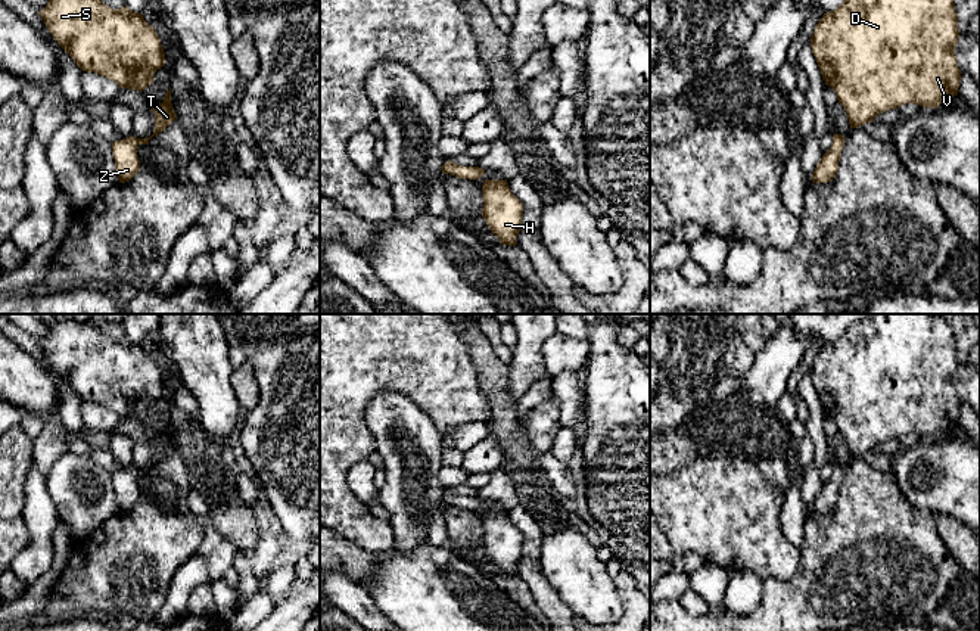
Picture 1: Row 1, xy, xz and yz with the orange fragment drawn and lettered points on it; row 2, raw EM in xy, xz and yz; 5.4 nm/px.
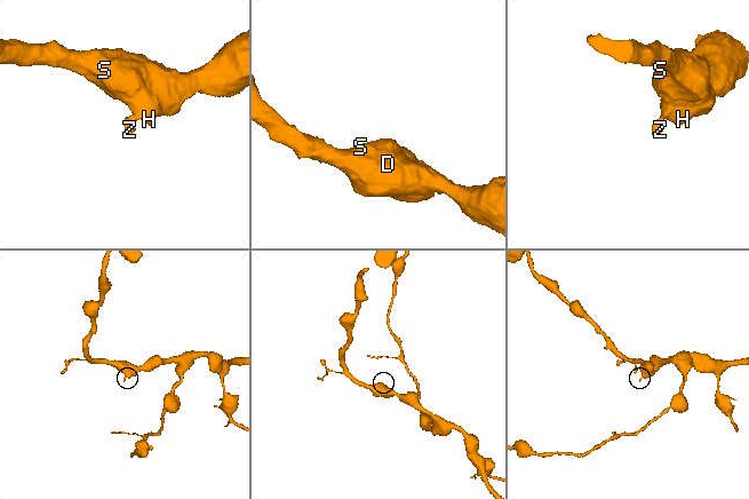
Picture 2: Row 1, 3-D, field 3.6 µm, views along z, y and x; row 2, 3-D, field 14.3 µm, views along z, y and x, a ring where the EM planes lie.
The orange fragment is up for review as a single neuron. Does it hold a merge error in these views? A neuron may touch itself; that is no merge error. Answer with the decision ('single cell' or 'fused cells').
single cell

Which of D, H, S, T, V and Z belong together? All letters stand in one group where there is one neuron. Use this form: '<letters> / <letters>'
D H S T V Z

